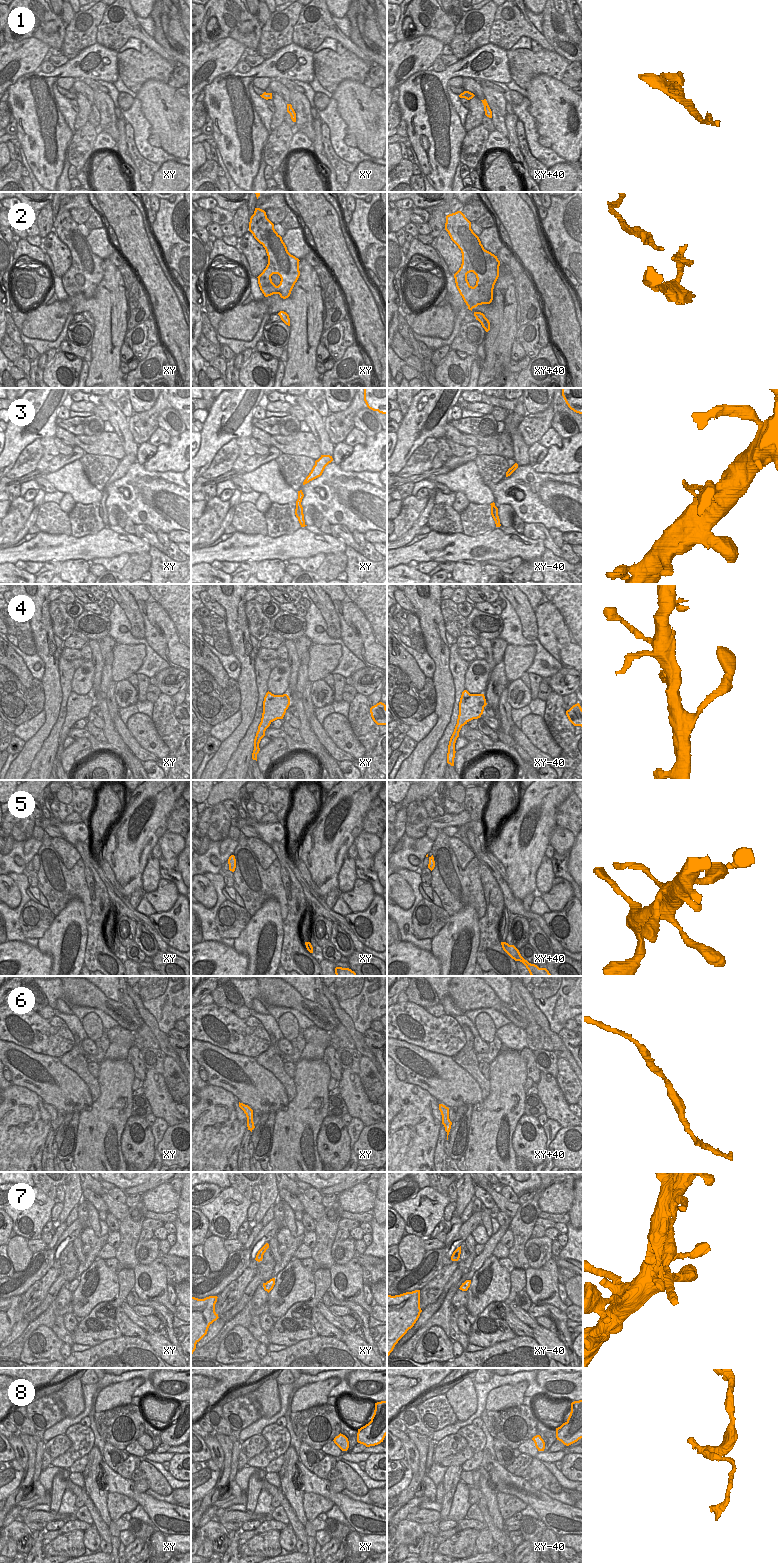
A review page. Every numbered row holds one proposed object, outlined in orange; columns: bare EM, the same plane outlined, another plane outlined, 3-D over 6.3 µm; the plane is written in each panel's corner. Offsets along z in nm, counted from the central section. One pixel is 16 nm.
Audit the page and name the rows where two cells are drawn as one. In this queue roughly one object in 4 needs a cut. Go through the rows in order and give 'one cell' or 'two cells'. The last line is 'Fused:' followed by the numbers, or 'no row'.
1: one cell
2: two cells
3: two cells
4: one cell
5: one cell
6: one cell
7: one cell
8: one cell
Fused: 2, 3

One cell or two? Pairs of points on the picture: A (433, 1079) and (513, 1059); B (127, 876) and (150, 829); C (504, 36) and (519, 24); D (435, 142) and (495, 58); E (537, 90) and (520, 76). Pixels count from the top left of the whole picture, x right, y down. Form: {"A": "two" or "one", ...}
{"A": "two", "B": "one", "C": "one", "D": "one", "E": "two"}

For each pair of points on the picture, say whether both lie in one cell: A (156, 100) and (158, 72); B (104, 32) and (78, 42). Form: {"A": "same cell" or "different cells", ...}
{"A": "different cells", "B": "different cells"}

